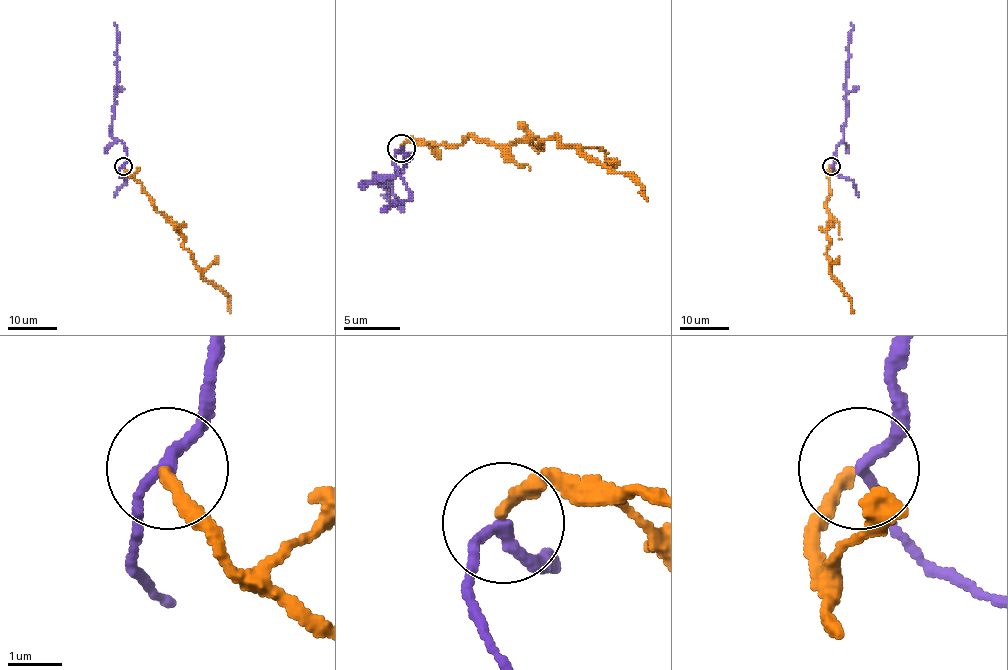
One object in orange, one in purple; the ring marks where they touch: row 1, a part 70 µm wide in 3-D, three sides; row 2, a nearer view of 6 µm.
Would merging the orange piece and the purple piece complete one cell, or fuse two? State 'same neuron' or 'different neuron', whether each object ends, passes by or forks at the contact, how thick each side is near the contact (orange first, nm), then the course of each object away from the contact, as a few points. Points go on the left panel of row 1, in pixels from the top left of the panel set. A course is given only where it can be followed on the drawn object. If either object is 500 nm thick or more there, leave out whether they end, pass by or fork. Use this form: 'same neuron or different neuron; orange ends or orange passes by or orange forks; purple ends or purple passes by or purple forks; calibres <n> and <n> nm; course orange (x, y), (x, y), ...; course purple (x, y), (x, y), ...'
same neuron; orange ends; purple passes by; calibres 240 and 190 nm; course orange (122, 166), (141, 184), (153, 206), (176, 226), (201, 276), (228, 297), (230, 312); course purple (122, 166), (126, 162), (125, 145), (110, 132), (117, 81), (117, 29), (114, 23)

